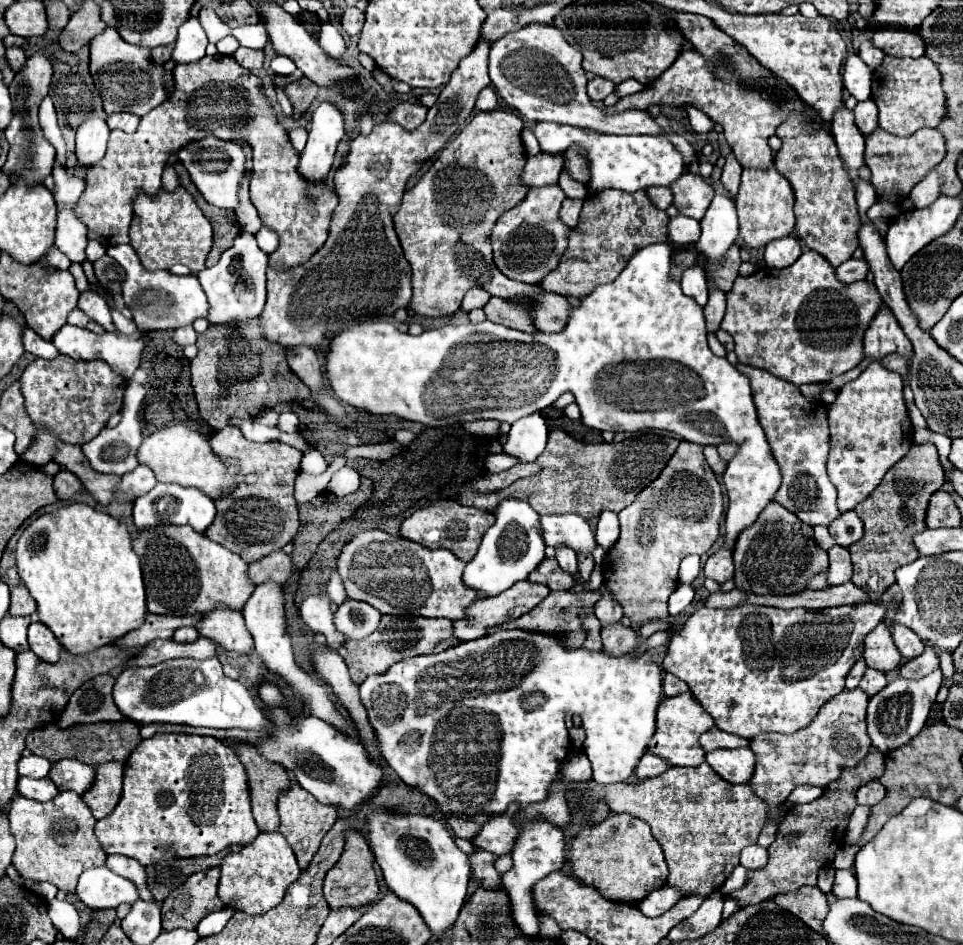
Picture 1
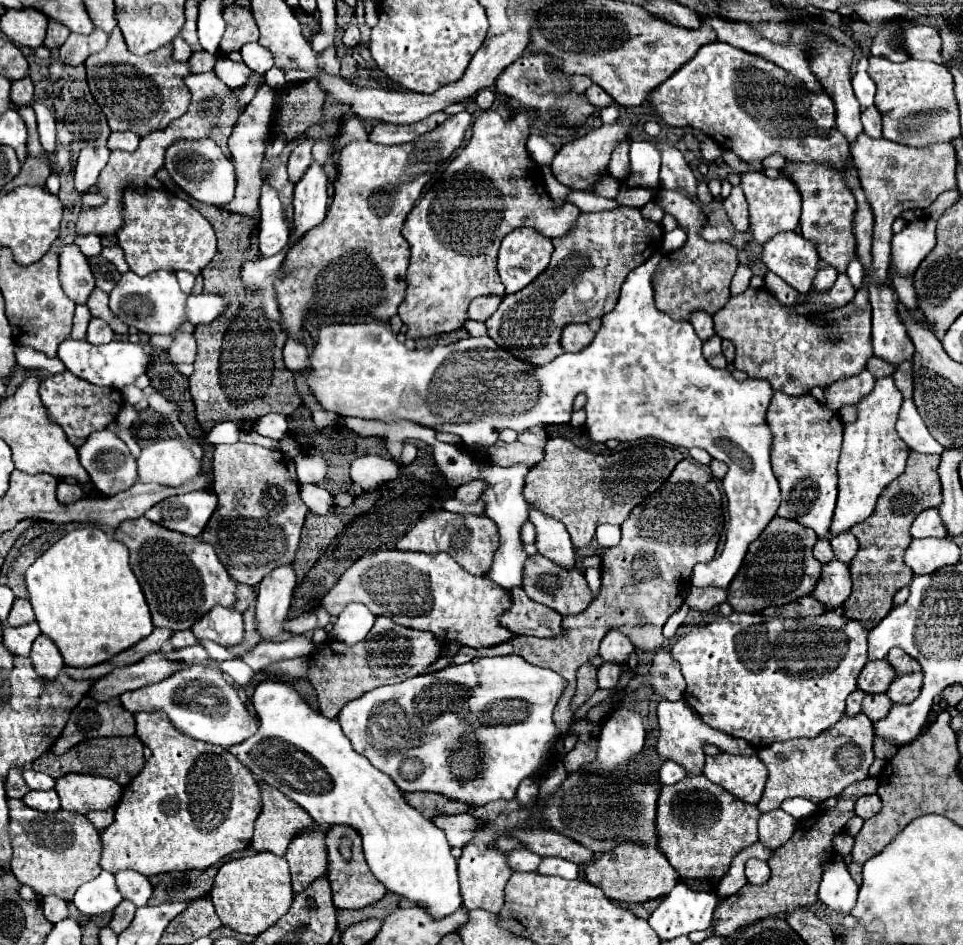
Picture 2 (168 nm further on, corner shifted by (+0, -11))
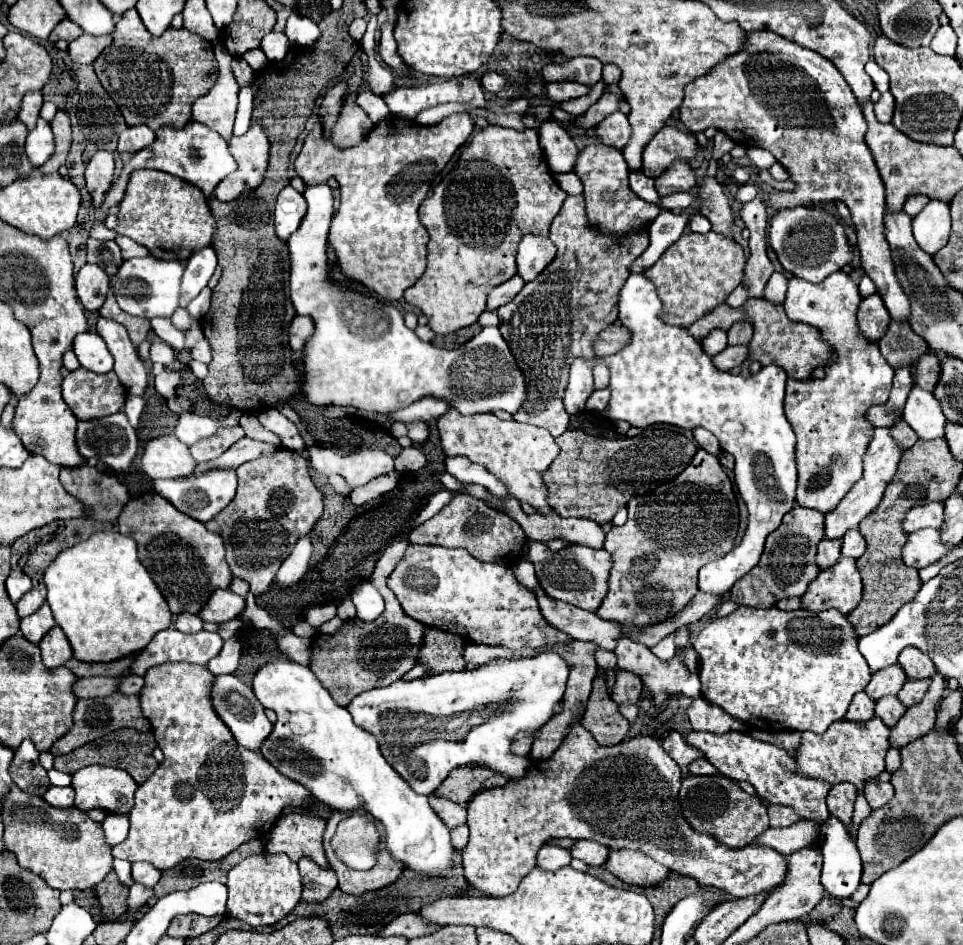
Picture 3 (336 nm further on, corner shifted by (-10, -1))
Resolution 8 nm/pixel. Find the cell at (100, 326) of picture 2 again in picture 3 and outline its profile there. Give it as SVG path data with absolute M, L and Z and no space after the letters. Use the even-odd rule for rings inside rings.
M99 318L97 334L105 340L111 356L115 358L115 374L125 386L127 394L143 394L147 388L147 370L137 356L137 348L131 344L127 330L107 318Z

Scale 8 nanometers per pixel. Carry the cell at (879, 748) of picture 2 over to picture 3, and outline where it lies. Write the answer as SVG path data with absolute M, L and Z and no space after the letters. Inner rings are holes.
M933 674L931 686L929 686L925 698L921 700L921 704L907 708L901 722L891 728L891 738L889 738L891 746L895 746L895 748L907 746L915 738L923 736L925 732L931 732L935 728L937 702L943 698L945 686L947 686L945 680L939 674Z

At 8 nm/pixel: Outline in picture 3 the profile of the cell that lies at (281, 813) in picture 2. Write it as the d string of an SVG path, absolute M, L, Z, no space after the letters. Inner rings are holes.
M287 814L279 818L271 832L271 840L267 844L267 852L285 854L291 862L299 862L301 858L311 858L317 866L329 868L329 862L323 854L323 838L325 820L307 814Z

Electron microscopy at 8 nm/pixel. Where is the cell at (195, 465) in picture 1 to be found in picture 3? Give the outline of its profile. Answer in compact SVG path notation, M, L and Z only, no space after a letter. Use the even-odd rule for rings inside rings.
M173 434L149 440L141 458L143 472L153 480L191 476L195 466L197 462L191 458L189 448Z

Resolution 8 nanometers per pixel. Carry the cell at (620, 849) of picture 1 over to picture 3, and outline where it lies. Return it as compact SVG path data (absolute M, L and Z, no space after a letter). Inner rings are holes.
M611 850L605 868L627 884L657 886L669 870L639 850Z

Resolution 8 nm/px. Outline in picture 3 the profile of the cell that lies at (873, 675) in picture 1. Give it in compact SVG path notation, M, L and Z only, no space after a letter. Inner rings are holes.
M885 696L885 698L877 700L877 704L875 704L875 716L879 716L885 722L885 726L889 726L889 728L893 728L899 722L899 718L905 714L905 710L907 708L895 696Z

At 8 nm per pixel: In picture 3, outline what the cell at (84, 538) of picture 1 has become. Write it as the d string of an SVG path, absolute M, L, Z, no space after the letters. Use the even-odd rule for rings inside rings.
M97 532L91 538L63 550L45 572L47 604L53 610L55 622L71 642L73 656L81 662L113 662L129 654L141 652L151 638L169 628L173 614L159 592L157 584L137 558L135 540L119 532Z

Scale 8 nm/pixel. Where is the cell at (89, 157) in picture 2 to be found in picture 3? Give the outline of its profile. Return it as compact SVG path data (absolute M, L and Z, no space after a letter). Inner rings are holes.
M99 150L91 162L87 164L85 170L85 180L87 180L87 190L93 198L93 206L99 208L103 198L105 198L105 190L109 190L109 186L113 184L113 154L107 150Z

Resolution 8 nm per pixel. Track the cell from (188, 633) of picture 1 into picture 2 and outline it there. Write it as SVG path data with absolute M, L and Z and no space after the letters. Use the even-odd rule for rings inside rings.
M183 630L183 632L175 632L175 634L171 636L169 644L171 644L175 650L179 650L179 648L187 648L187 646L197 644L197 638L193 636L191 630Z

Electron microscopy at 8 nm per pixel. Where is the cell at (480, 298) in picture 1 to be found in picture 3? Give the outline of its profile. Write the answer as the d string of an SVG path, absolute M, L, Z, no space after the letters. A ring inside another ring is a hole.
M519 274L513 276L511 280L499 284L497 288L491 290L491 294L489 294L489 298L487 298L487 308L489 308L489 310L497 310L499 306L511 302L511 300L515 298L515 294L521 292L523 286L525 286L525 282L523 282L523 278L521 278Z

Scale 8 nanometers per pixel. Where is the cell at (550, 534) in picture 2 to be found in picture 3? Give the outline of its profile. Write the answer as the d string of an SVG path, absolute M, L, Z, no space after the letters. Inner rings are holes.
M449 408L437 420L441 448L447 456L465 456L479 466L485 466L491 474L497 474L517 500L525 500L537 508L539 514L551 514L551 506L547 504L547 488L543 484L543 472L551 466L551 462L559 456L559 446L555 438L545 428L537 428L533 424L521 424L517 420L501 420L495 414L473 414L463 416L459 410Z

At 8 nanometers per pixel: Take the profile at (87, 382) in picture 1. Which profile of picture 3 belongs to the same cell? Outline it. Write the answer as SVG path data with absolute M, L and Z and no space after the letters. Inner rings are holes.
M79 368L63 380L63 400L79 420L103 418L121 410L127 392L115 372L95 374Z

